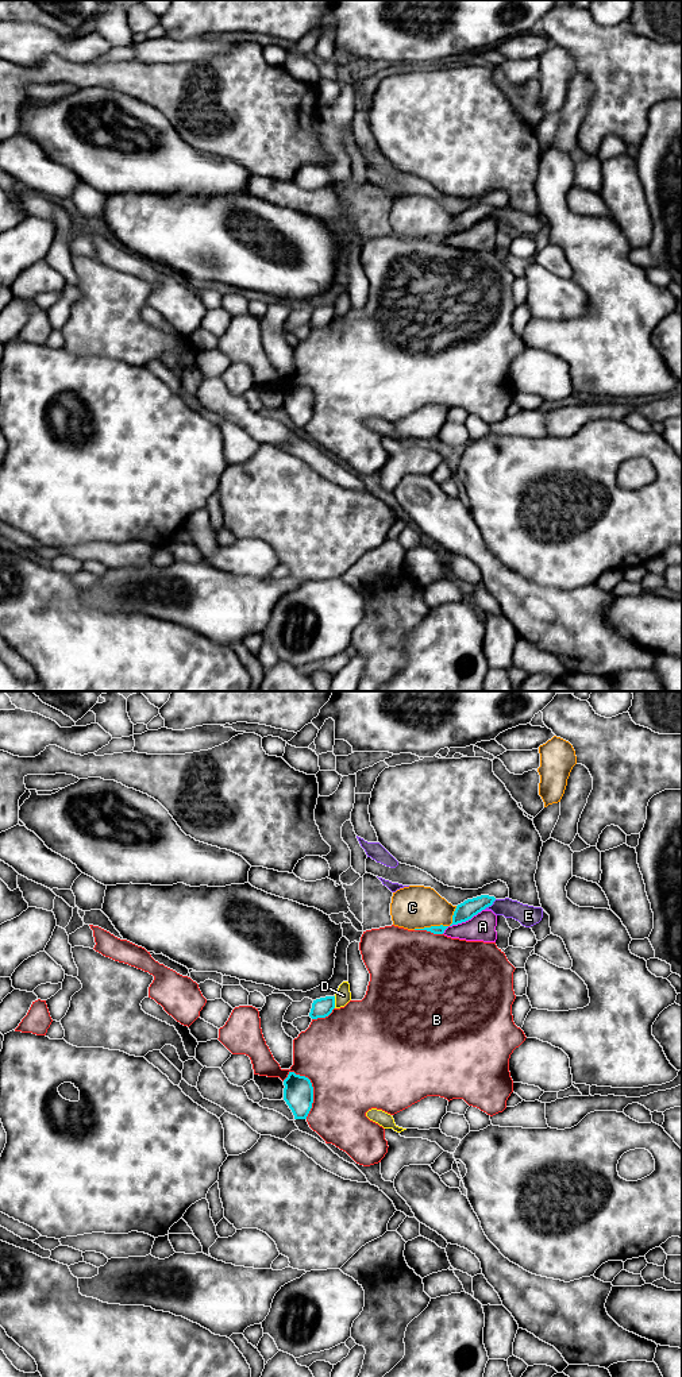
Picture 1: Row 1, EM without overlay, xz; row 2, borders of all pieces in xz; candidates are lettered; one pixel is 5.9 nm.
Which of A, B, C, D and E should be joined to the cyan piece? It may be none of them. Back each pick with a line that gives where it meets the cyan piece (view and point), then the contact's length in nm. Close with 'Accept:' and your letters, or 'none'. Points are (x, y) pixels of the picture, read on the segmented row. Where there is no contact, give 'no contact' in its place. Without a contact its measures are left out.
Accept: none

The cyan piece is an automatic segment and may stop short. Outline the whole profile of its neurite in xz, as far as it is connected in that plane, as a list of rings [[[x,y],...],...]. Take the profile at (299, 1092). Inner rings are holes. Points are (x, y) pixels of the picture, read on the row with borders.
[[[289,1072],[284,1080],[284,1100],[294,1119],[307,1119],[313,1103],[313,1087],[308,1077]]]

